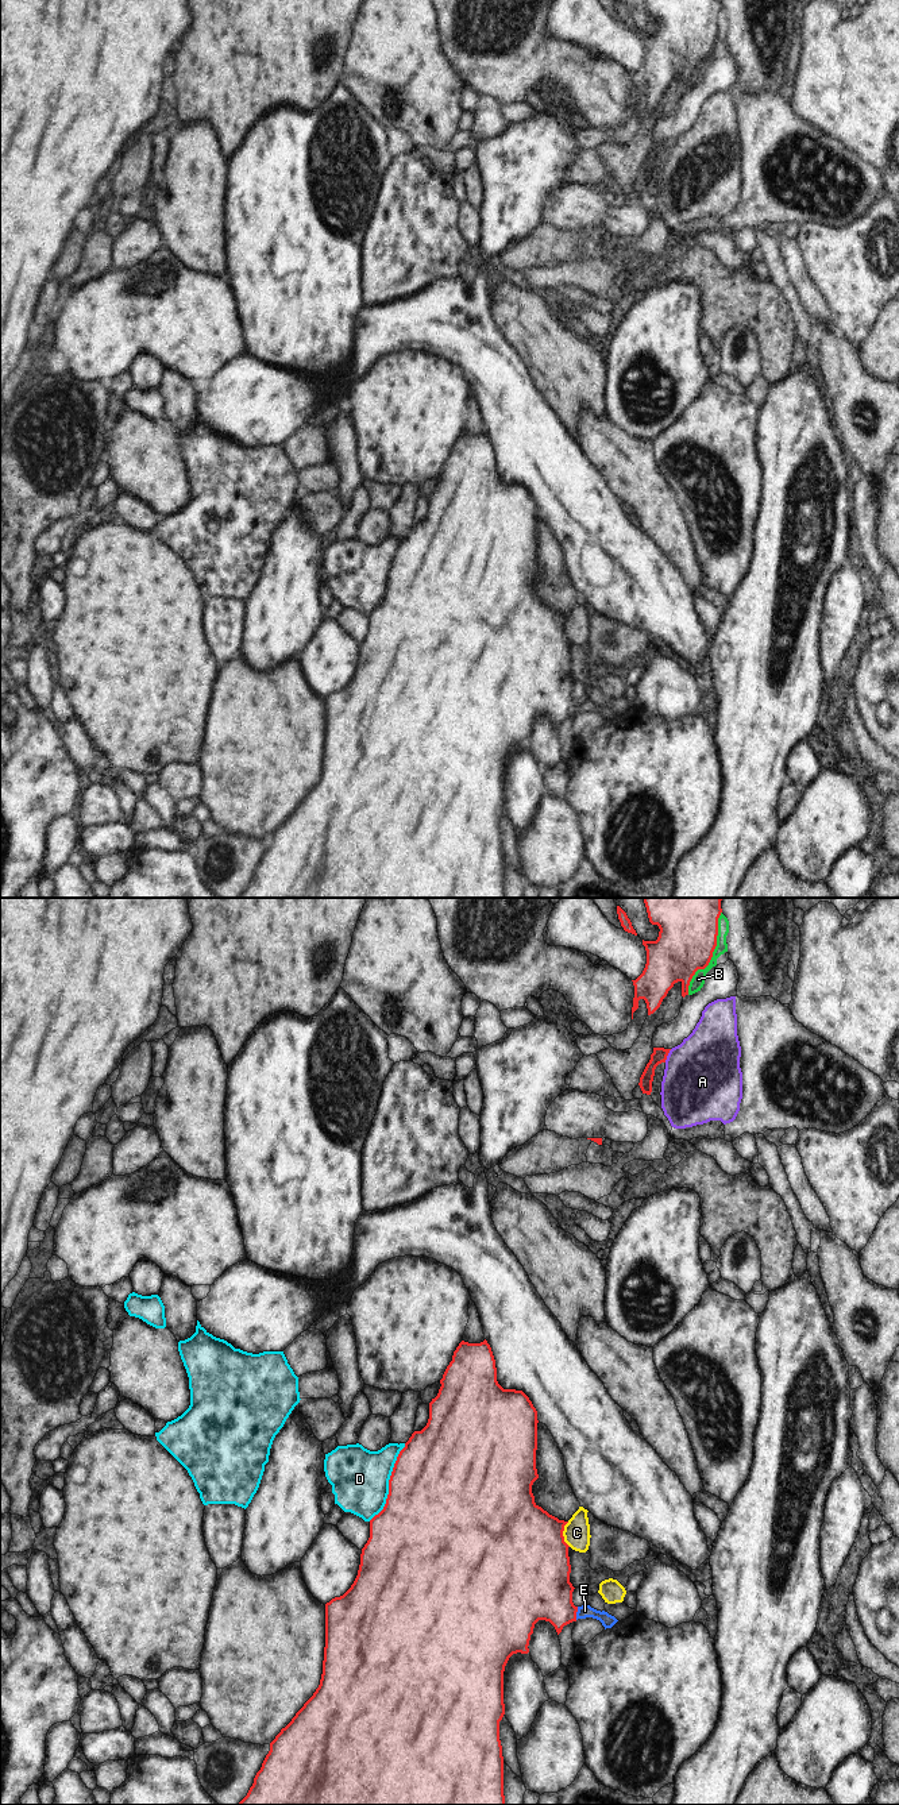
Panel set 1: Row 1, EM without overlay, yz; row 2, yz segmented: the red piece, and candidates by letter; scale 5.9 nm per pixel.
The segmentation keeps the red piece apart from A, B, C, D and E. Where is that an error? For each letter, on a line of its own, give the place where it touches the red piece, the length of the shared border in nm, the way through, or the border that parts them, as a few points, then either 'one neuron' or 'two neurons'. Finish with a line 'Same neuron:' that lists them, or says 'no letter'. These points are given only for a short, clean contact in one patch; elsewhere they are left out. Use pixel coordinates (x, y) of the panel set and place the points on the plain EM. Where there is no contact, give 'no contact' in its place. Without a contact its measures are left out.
A: contact yz (667, 147); length 90 nm; two neurons
B: contact yz (712, 47); length 550 nm; two neurons
C: contact yz (562, 627); length 150 nm; border yz (567, 614), (563, 623), (563, 632), (570, 639); two neurons
D: contact yz (389, 575); length 500 nm; two neurons
E: contact yz (575, 706); length 80 nm; way yz (540, 683), (560, 704), (575, 706), (585, 704); one neuron
Same neuron: E

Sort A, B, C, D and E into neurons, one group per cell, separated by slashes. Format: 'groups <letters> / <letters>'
groups A / B / C / D / E

